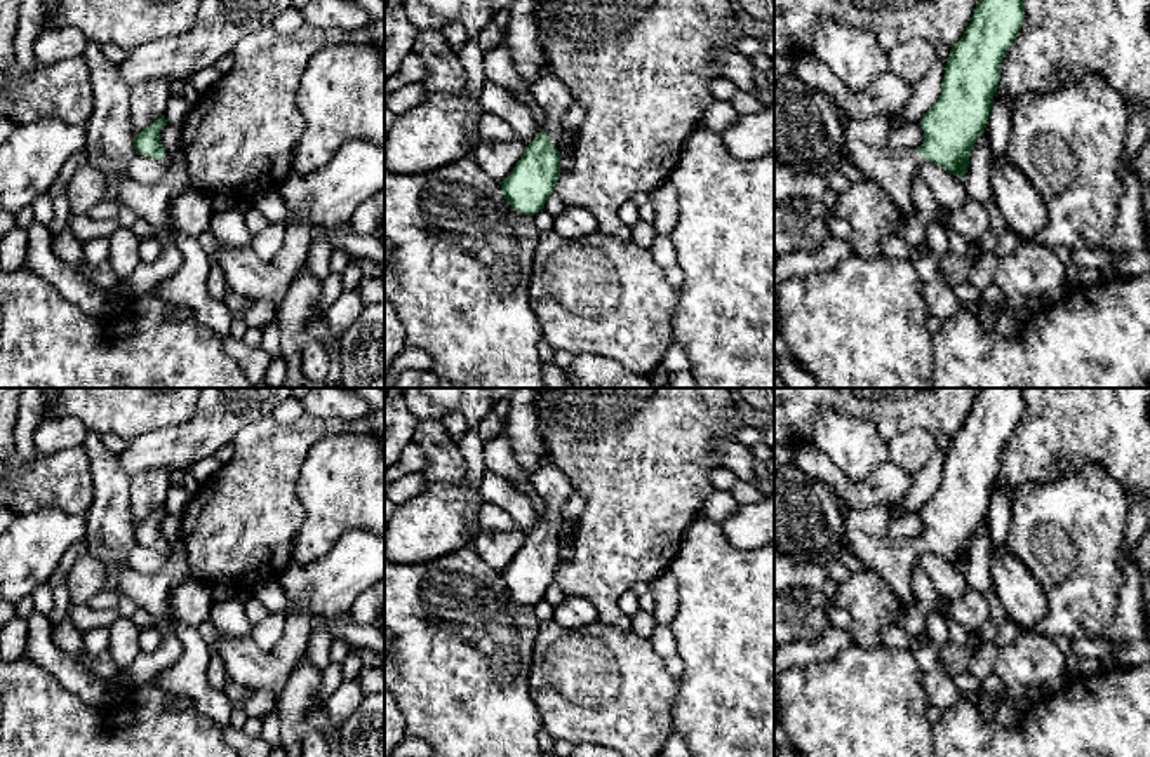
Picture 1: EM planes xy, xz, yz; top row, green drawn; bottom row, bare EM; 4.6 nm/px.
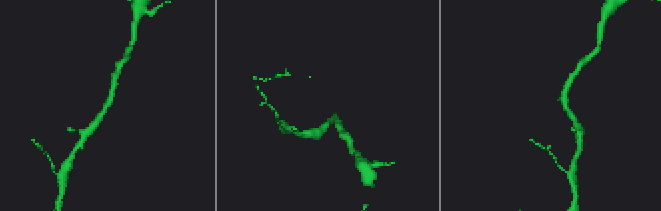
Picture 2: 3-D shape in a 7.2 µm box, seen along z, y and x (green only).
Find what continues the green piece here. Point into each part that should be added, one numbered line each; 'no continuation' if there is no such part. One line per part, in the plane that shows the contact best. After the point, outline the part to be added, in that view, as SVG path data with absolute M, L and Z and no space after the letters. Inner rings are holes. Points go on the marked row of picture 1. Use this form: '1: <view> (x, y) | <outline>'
1: xz (554, 98) | M548 66L532 82L531 94L546 115L546 125L543 132L548 136L550 143L555 144L557 137L564 131L562 117L574 103L572 94L548 70Z

